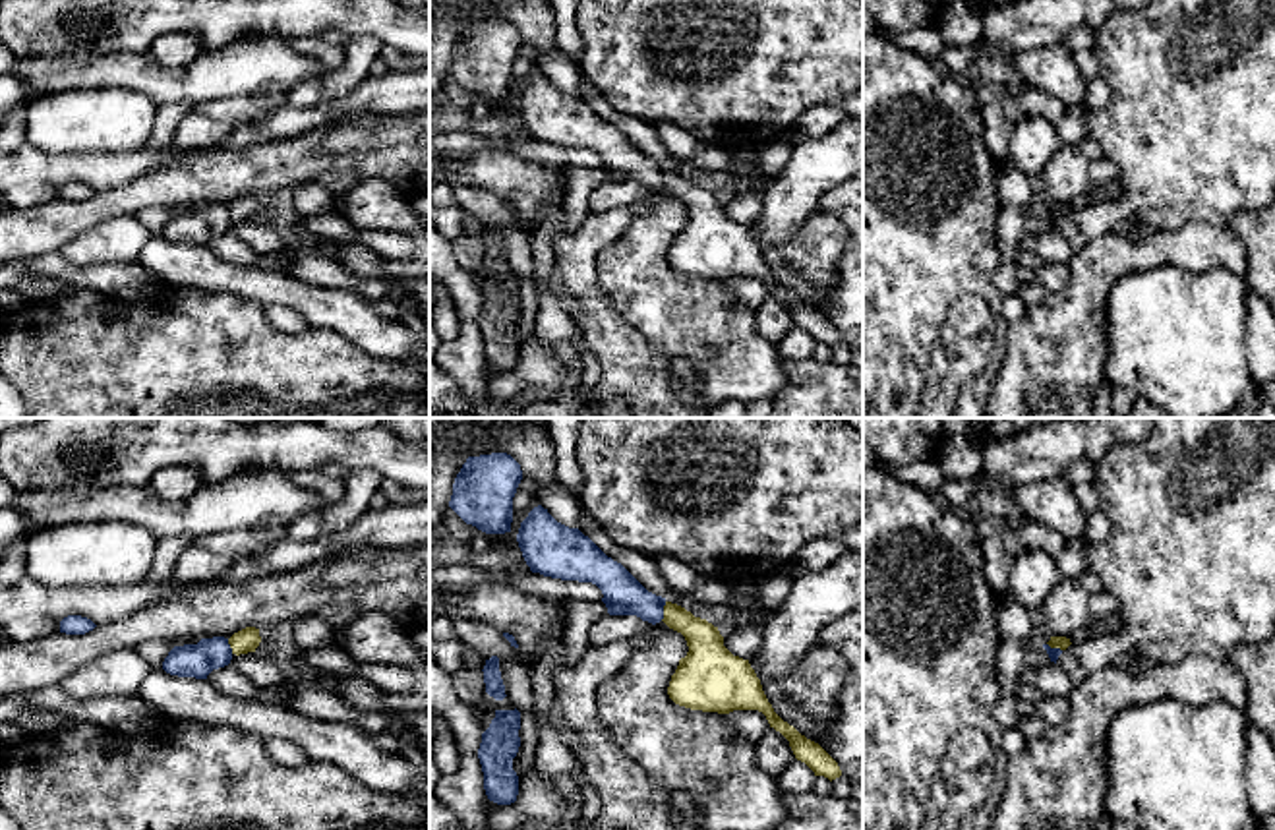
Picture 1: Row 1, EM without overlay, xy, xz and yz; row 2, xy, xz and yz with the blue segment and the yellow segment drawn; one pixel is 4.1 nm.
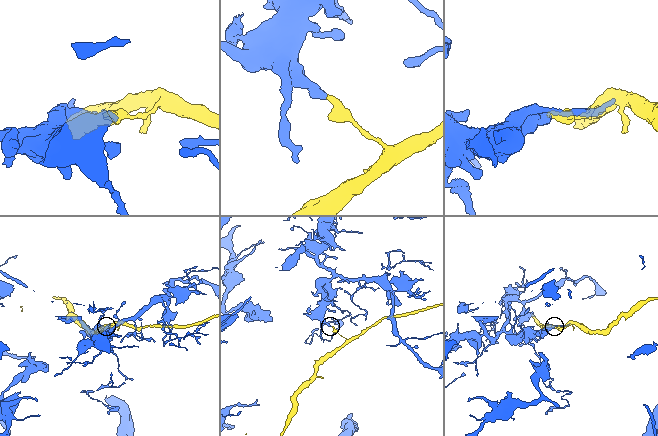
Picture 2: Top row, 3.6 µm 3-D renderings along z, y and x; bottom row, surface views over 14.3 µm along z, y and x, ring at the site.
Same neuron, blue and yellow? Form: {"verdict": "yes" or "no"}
{"verdict": "no"}

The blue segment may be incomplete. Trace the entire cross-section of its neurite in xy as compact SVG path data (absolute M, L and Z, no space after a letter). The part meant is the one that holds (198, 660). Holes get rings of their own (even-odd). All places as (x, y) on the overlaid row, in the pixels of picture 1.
M201 638L197 644L174 646L163 662L163 669L178 677L207 679L213 669L228 666L232 648L228 638Z

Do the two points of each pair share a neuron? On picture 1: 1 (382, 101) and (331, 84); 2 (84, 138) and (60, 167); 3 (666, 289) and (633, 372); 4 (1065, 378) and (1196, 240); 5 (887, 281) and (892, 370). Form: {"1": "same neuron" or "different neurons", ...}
{"1": "different neurons", "2": "different neurons", "3": "different neurons", "4": "same neuron", "5": "same neuron"}

